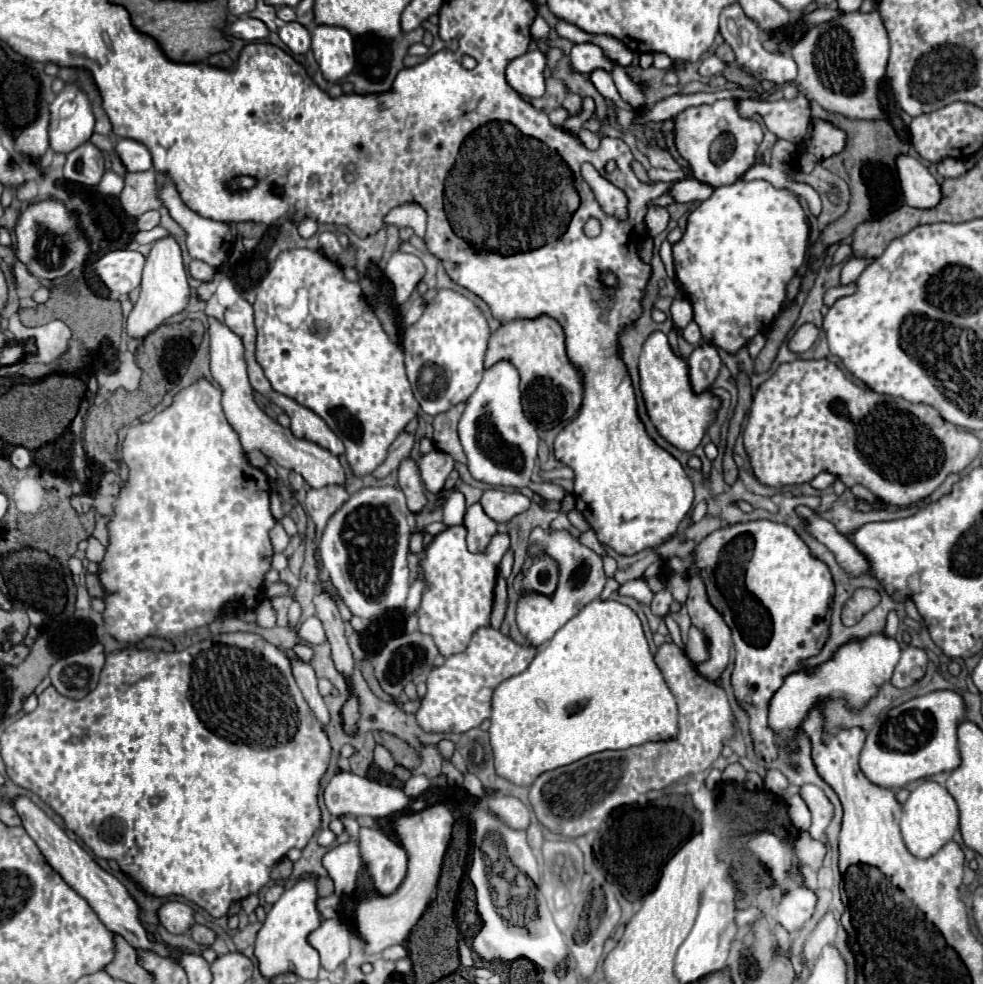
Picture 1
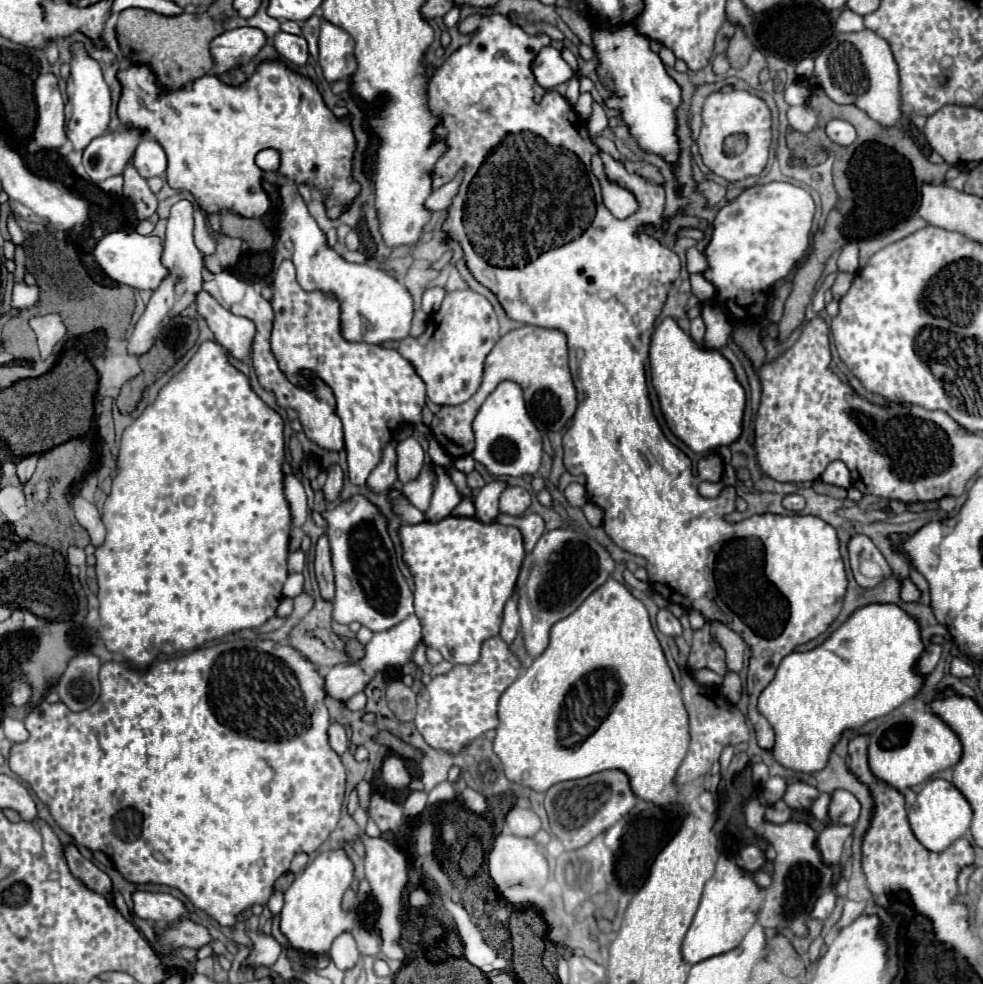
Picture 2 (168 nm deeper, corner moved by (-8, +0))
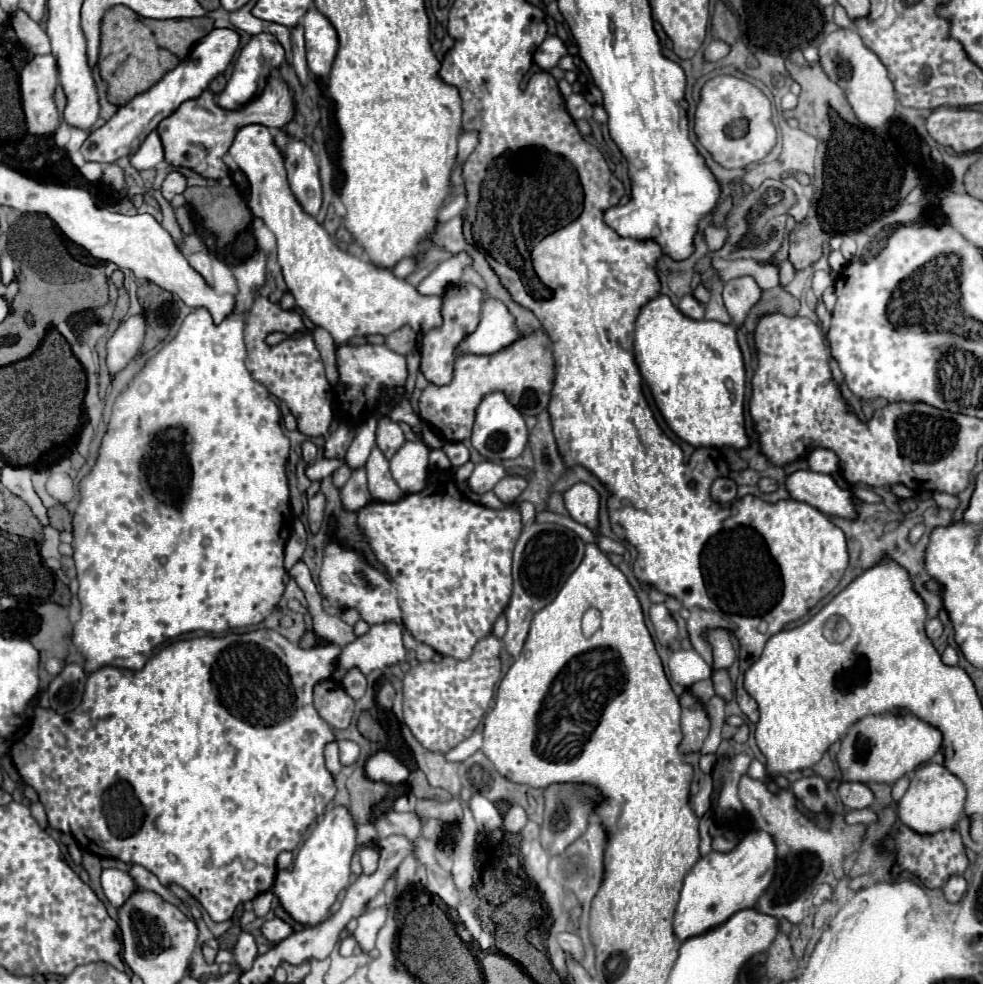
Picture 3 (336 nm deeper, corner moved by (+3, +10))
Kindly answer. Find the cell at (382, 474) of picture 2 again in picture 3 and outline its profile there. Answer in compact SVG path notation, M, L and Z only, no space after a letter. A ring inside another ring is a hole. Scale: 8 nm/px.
M365 467L353 469L351 479L347 481L347 485L341 487L341 497L343 497L343 507L349 511L361 509L363 505L371 503L371 495L367 489L367 471Z

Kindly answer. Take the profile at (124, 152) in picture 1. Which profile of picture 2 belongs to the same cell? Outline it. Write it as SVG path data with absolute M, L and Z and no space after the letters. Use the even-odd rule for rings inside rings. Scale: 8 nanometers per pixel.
M142 137L142 141L136 147L132 165L146 179L164 175L166 173L166 153L164 153L162 145L156 139Z

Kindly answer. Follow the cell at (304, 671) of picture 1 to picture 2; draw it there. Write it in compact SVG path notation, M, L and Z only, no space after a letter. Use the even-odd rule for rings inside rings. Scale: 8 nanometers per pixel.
M334 723L334 725L330 725L328 735L330 735L330 745L332 745L332 749L334 749L338 755L342 755L342 753L348 749L348 737L346 737L344 727L338 725L338 723Z

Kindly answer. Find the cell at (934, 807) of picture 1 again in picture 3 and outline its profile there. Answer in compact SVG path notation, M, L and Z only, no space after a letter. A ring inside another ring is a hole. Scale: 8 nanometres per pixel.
M927 763L915 771L911 785L903 799L899 801L899 819L917 833L937 833L949 829L957 823L965 805L965 787L963 783L951 775L943 765Z

